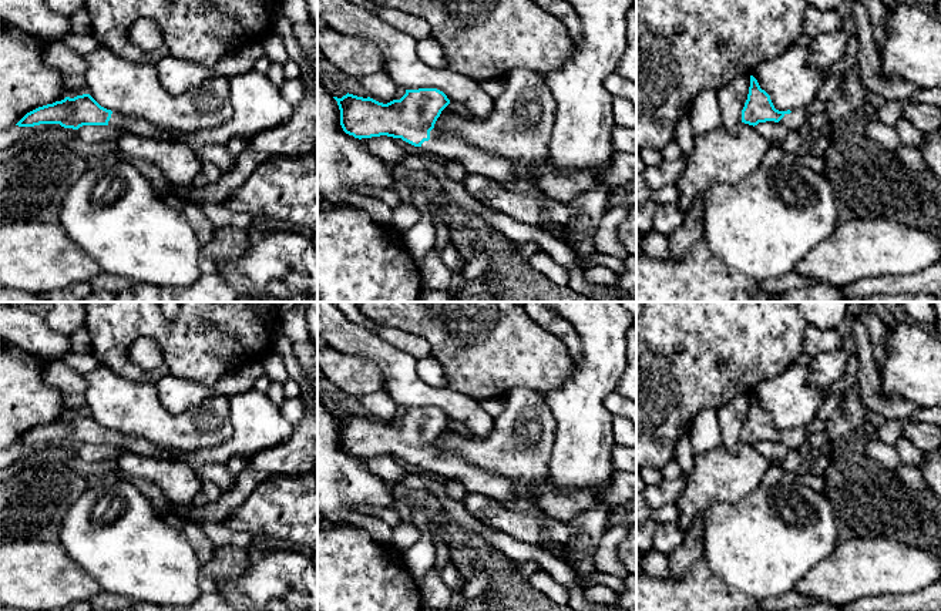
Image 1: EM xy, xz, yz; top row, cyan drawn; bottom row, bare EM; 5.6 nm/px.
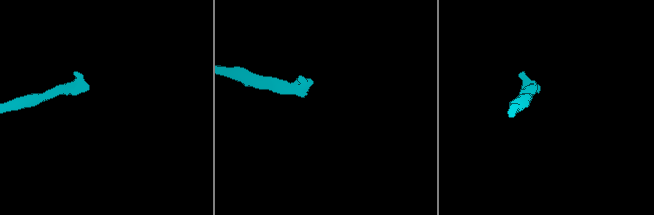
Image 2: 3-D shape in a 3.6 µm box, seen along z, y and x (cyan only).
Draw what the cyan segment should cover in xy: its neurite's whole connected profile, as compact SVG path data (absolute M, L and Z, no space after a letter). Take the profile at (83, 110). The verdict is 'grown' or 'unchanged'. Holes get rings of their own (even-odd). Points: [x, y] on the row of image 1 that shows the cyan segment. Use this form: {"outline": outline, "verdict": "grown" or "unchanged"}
{"outline": "M90 94L65 97L61 101L38 107L27 113L16 125L34 127L40 124L60 124L78 130L83 125L110 125L141 138L172 141L158 125L131 115L121 115L101 107Z", "verdict": "grown"}

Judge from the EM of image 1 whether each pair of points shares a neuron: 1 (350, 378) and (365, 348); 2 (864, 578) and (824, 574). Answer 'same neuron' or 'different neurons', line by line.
1: different neurons
2: same neuron

